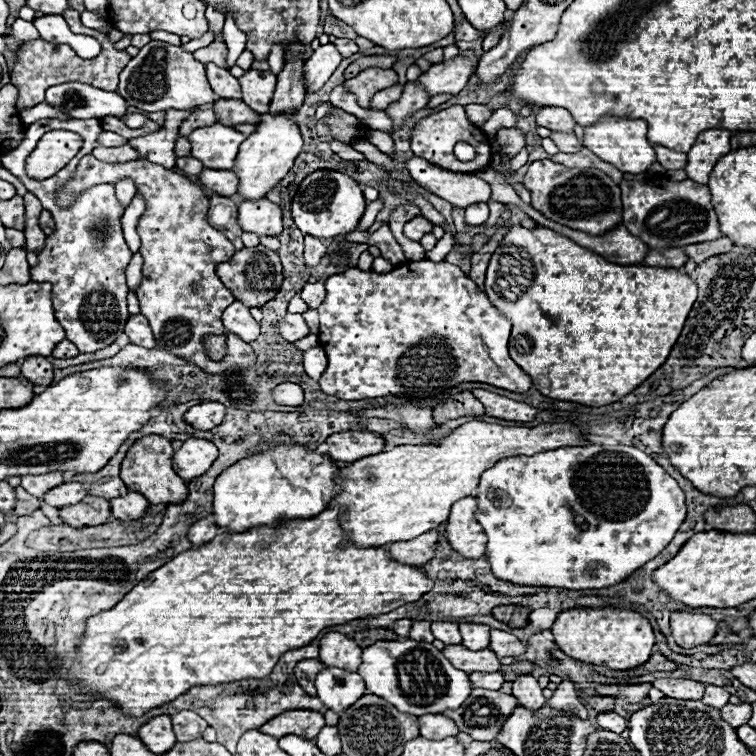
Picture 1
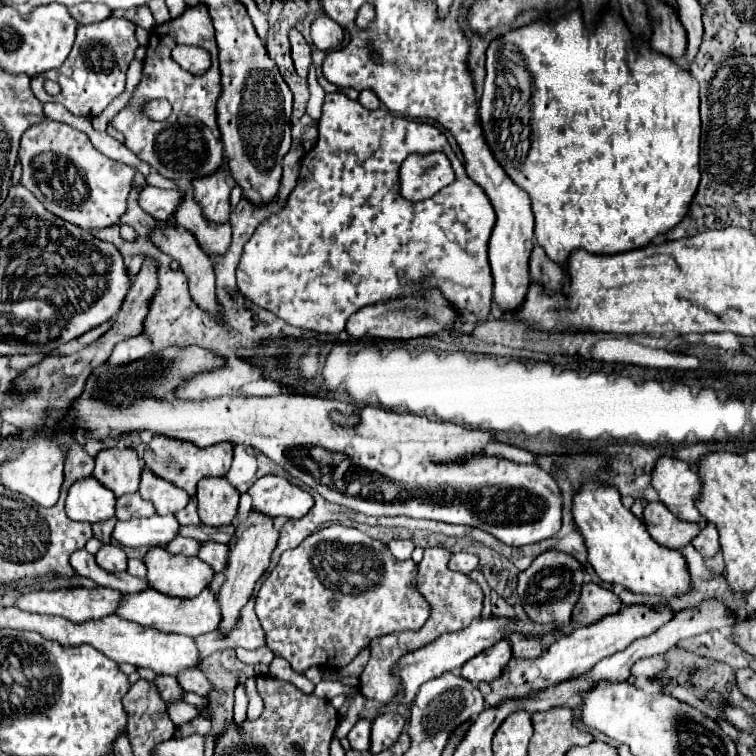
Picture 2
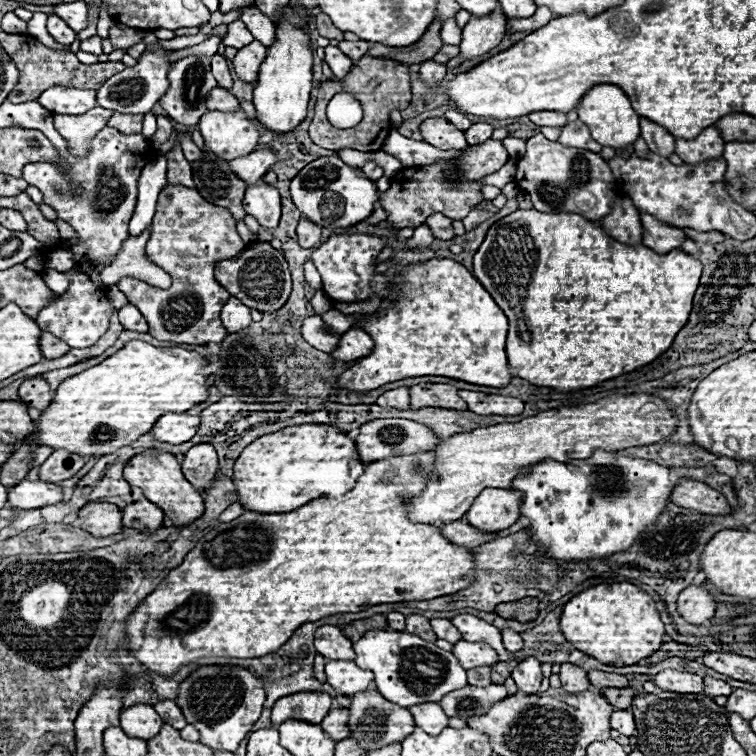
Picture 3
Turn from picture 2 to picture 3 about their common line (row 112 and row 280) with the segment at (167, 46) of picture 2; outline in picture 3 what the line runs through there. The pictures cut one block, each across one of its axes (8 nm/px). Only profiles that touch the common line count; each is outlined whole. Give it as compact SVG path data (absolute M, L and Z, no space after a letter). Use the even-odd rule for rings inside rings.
M166 184L158 196L158 210L152 222L152 236L146 244L146 258L170 274L172 286L168 290L160 290L144 280L123 277L118 280L118 288L128 296L128 302L134 304L144 314L150 326L150 334L154 338L174 344L198 344L198 346L208 342L220 344L226 336L226 328L220 322L220 310L224 302L230 298L230 294L214 280L214 266L224 258L236 256L240 250L244 250L244 246L246 242L236 232L236 220L228 210L206 202L198 190Z

